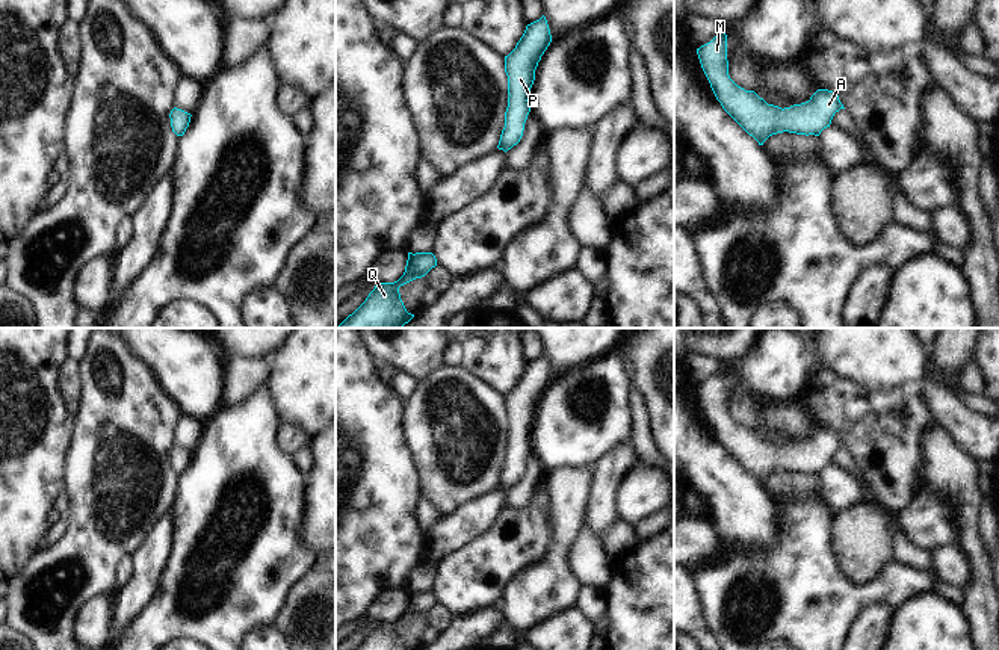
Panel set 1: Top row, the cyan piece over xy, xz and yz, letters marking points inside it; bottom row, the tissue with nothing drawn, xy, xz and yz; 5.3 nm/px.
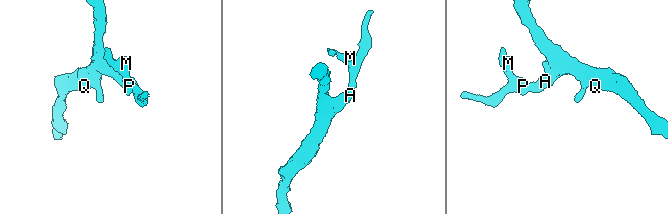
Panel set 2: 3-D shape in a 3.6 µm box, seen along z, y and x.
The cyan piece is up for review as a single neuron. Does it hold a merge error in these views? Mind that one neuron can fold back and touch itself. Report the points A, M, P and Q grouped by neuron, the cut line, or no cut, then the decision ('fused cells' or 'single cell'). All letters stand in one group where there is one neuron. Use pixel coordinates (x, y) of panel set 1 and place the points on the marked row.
groups A M P Q; cut none; single cell

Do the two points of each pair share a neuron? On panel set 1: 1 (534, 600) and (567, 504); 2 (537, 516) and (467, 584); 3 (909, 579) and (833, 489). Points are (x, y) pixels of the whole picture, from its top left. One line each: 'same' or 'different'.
1: same
2: same
3: different

